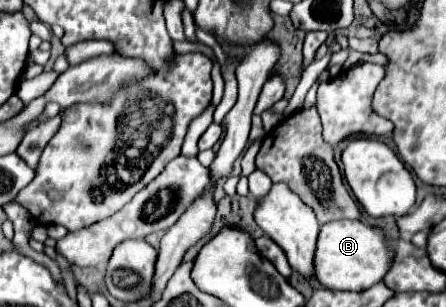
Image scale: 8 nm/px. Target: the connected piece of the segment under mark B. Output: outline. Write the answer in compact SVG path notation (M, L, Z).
M331 221L321 227L315 247L315 259L313 259L313 277L327 289L335 291L363 291L371 285L379 283L383 279L383 273L387 273L387 265L391 265L391 241L371 225L365 225L363 221Z

